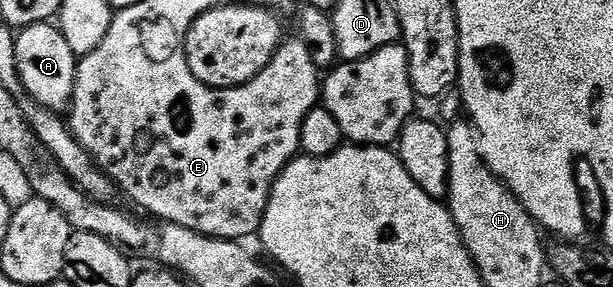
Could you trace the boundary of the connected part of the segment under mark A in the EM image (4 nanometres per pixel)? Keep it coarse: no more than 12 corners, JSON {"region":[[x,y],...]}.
{"region":[[52,22],[16,36],[24,94],[73,98],[78,56]]}

